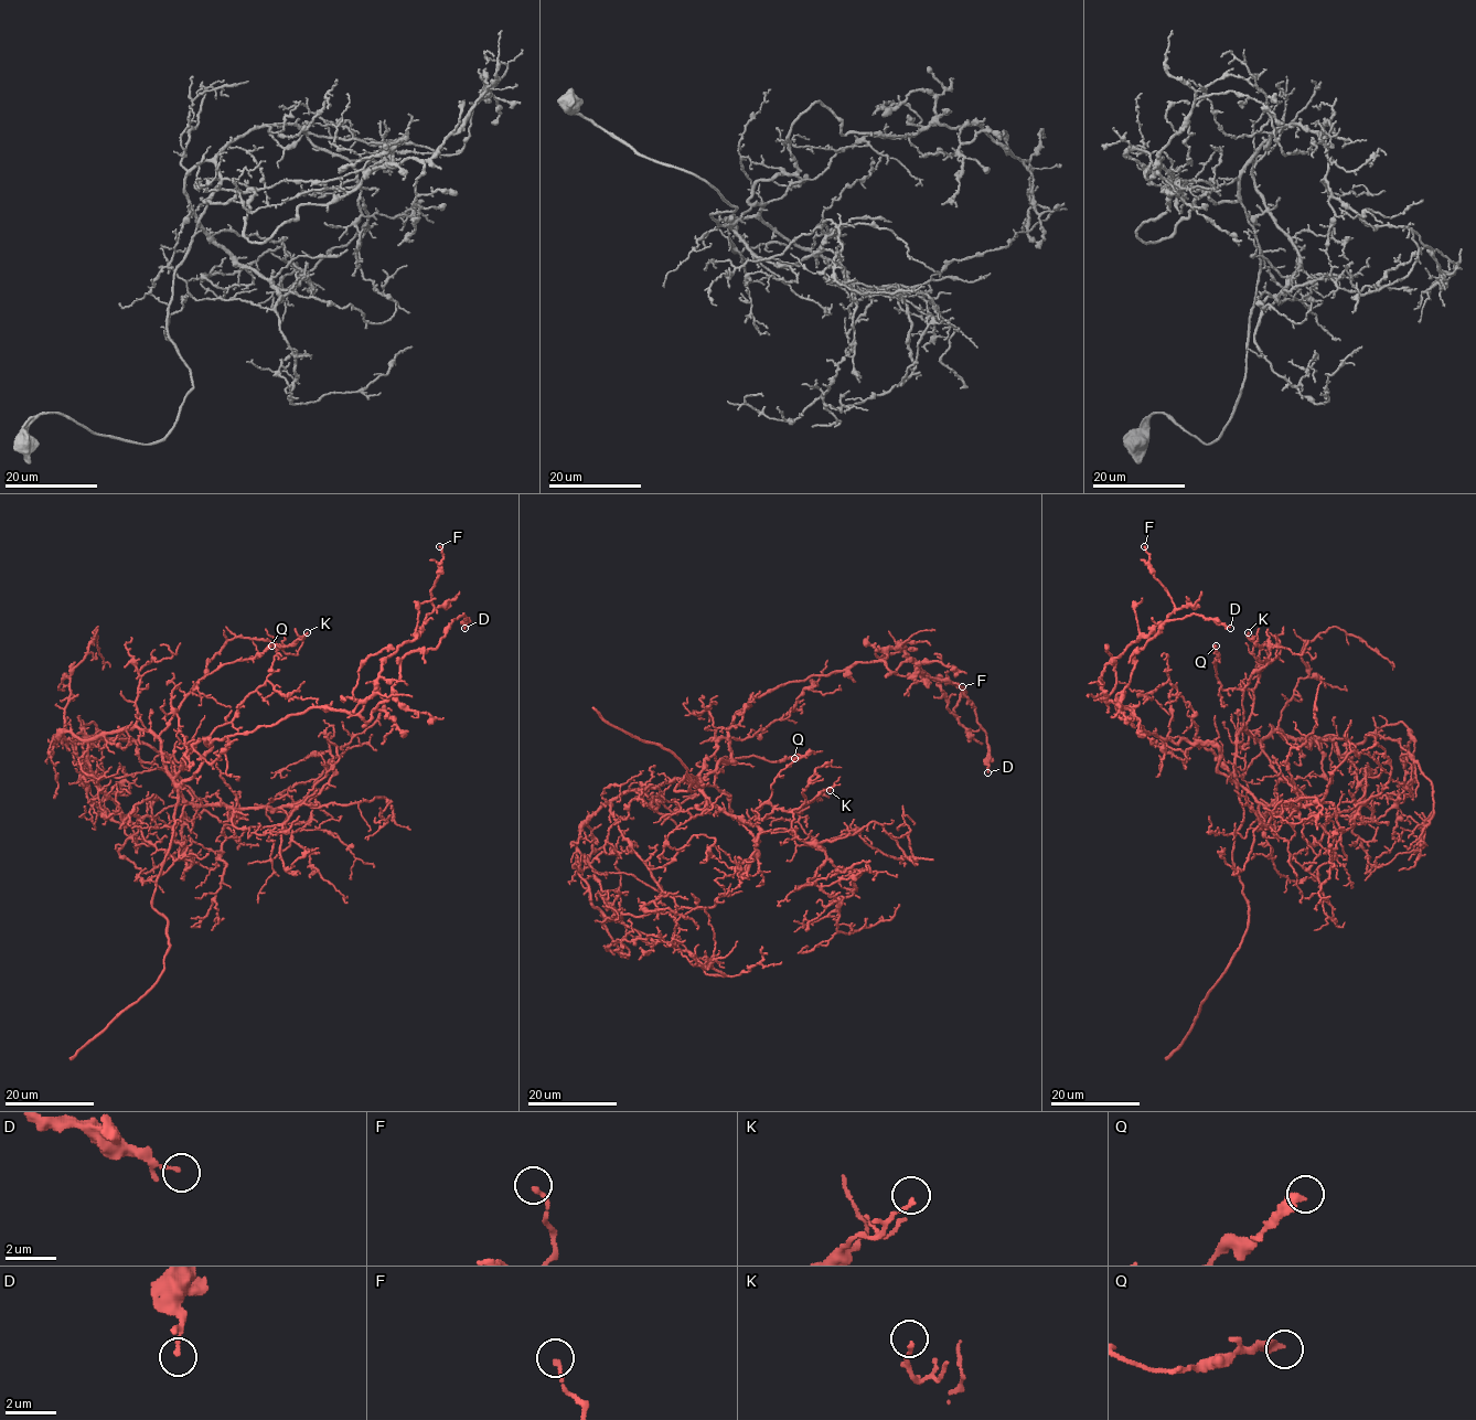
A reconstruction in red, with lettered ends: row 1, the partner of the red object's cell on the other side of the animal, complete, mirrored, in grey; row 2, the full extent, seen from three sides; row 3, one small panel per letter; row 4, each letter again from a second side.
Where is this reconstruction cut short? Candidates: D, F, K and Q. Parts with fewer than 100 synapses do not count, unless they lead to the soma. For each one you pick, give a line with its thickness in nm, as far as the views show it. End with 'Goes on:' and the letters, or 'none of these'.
Goes on: none of these

